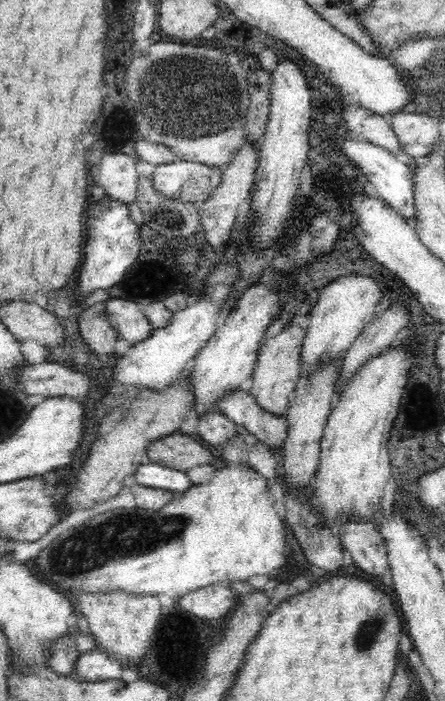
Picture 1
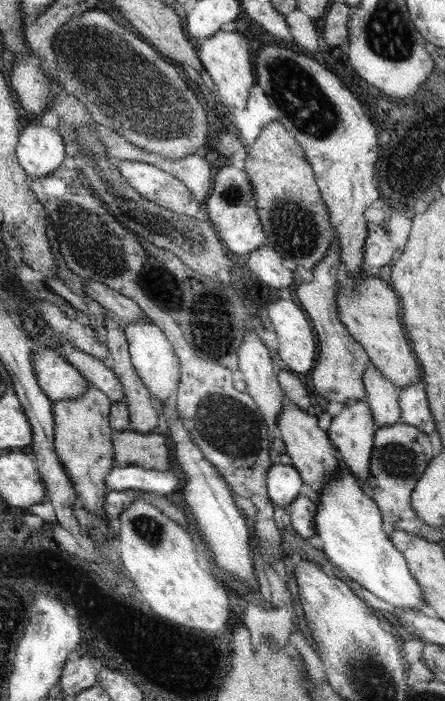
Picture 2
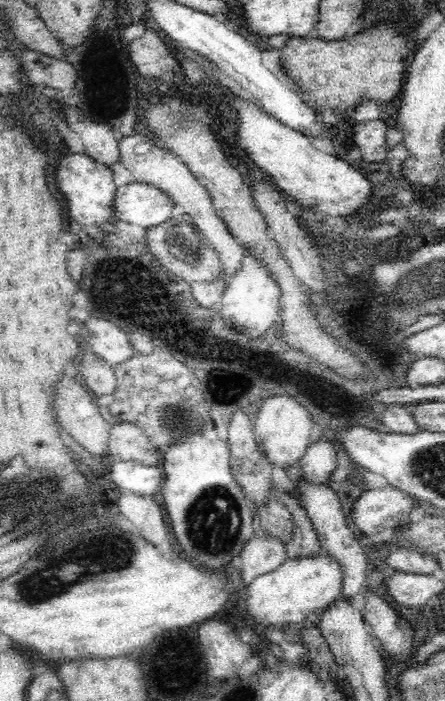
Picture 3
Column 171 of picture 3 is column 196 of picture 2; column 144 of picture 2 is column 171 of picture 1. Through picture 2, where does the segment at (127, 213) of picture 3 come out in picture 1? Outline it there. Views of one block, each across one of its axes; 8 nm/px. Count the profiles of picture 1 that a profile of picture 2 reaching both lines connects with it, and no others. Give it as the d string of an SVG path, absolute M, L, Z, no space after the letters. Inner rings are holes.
M177 162L157 165L152 174L156 191L180 202L205 201L222 182L224 166L200 162Z

